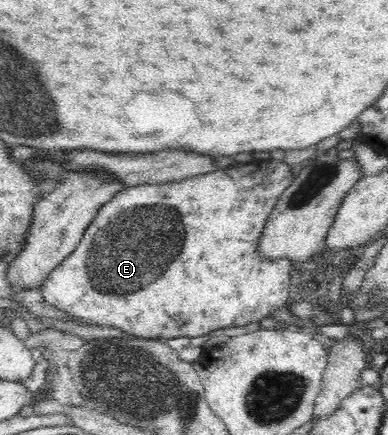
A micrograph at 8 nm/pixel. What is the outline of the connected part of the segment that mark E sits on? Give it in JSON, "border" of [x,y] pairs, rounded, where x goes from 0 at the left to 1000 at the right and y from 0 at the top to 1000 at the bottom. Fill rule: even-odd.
{"border":[[[696,363],[688,370],[649,370],[644,375],[606,375],[585,386],[521,400],[490,405],[472,414],[415,423],[371,423],[351,430],[325,430],[309,446],[299,446],[284,464],[273,464],[247,501],[222,529],[196,575],[178,584],[134,625],[103,657],[106,680],[113,692],[147,713],[165,715],[219,745],[250,745],[258,749],[294,749],[317,763],[366,779],[394,777],[454,777],[482,772],[505,777],[526,772],[562,754],[595,749],[634,749],[647,740],[670,740],[678,731],[693,729],[706,715],[740,703],[747,676],[747,621],[753,602],[740,593],[706,593],[686,598],[673,593],[662,577],[665,552],[680,533],[686,506],[696,490],[711,478],[722,451],[747,432],[758,407],[753,384],[729,372]]]}

